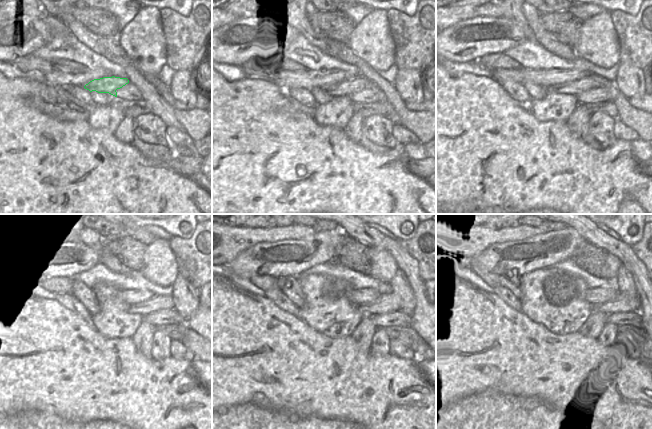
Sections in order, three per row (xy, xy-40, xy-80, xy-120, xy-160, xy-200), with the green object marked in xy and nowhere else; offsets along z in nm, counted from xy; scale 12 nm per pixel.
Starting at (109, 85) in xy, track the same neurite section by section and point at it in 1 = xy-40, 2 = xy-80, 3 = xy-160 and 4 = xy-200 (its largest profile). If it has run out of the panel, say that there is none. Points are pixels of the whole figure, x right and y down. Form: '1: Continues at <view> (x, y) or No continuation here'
1: Continues at xy-40 (354, 85)
2: Continues at xy-80 (592, 81)
3: Continues at xy-160 (386, 303)
4: Continues at xy-200 (622, 303).

